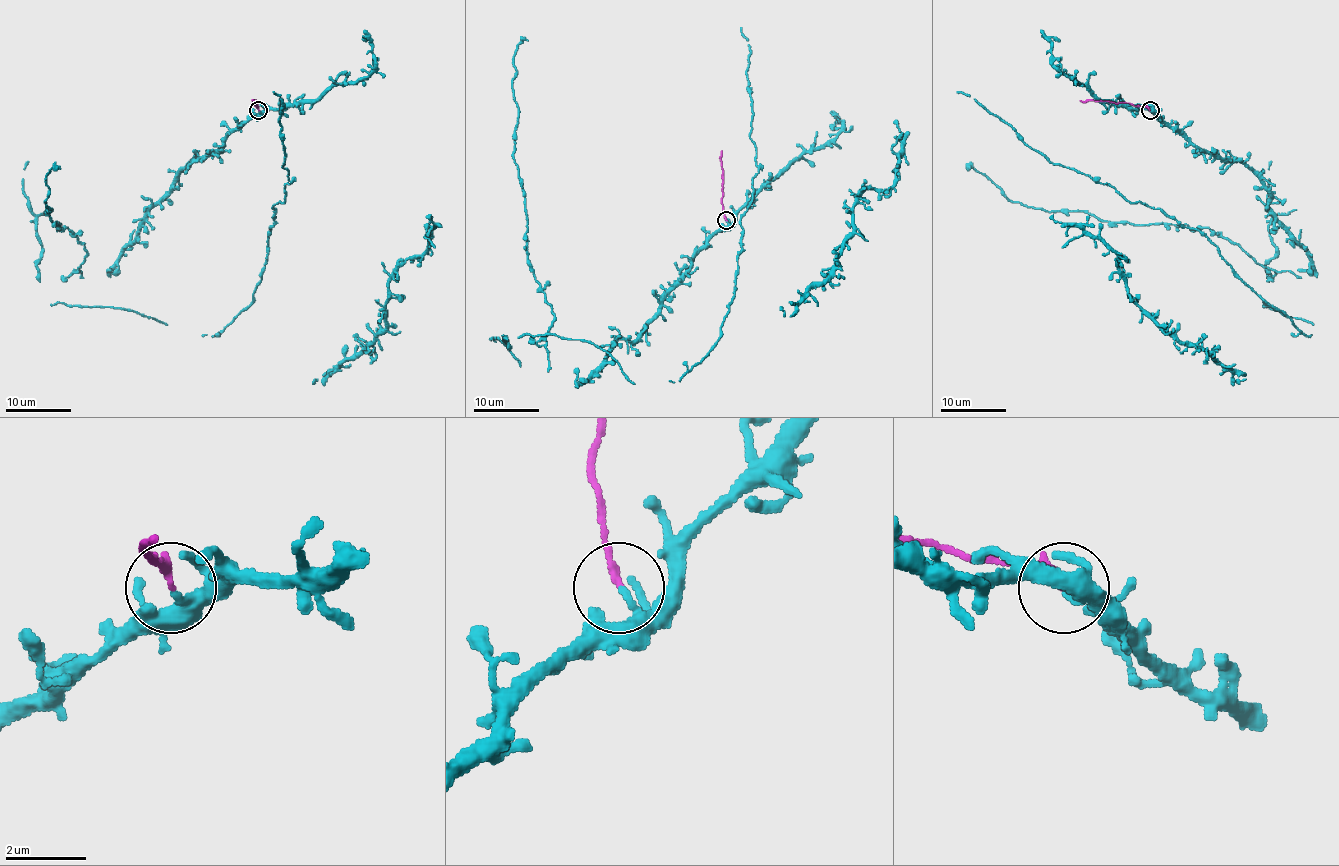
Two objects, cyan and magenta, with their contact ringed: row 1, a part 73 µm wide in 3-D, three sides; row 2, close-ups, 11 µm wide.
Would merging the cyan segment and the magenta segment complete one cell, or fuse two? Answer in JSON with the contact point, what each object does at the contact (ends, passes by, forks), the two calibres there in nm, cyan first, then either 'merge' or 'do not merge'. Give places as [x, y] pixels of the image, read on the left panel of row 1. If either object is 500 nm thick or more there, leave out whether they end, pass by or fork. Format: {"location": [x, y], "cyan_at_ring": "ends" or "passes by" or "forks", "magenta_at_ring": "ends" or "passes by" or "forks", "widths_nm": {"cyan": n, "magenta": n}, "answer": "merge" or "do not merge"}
{"location": [258, 110], "cyan_at_ring": "ends", "magenta_at_ring": "ends", "widths_nm": {"cyan": 180, "magenta": 190}, "answer": "do not merge"}

